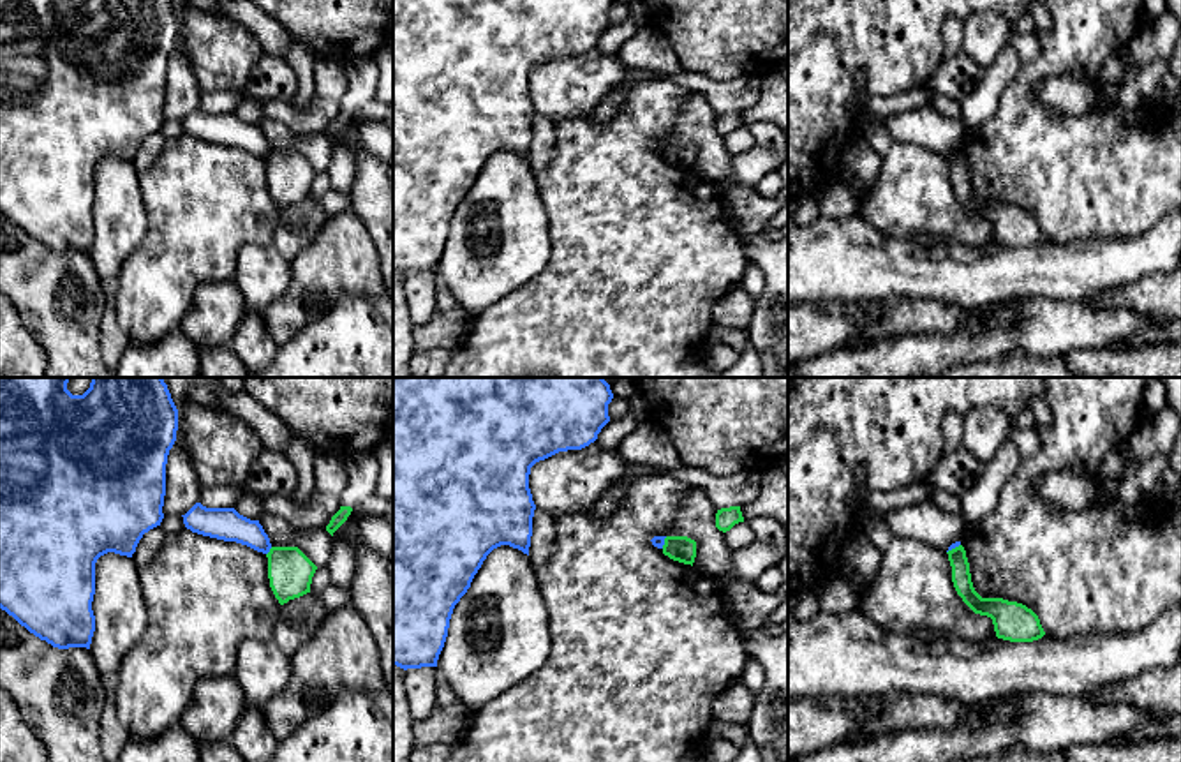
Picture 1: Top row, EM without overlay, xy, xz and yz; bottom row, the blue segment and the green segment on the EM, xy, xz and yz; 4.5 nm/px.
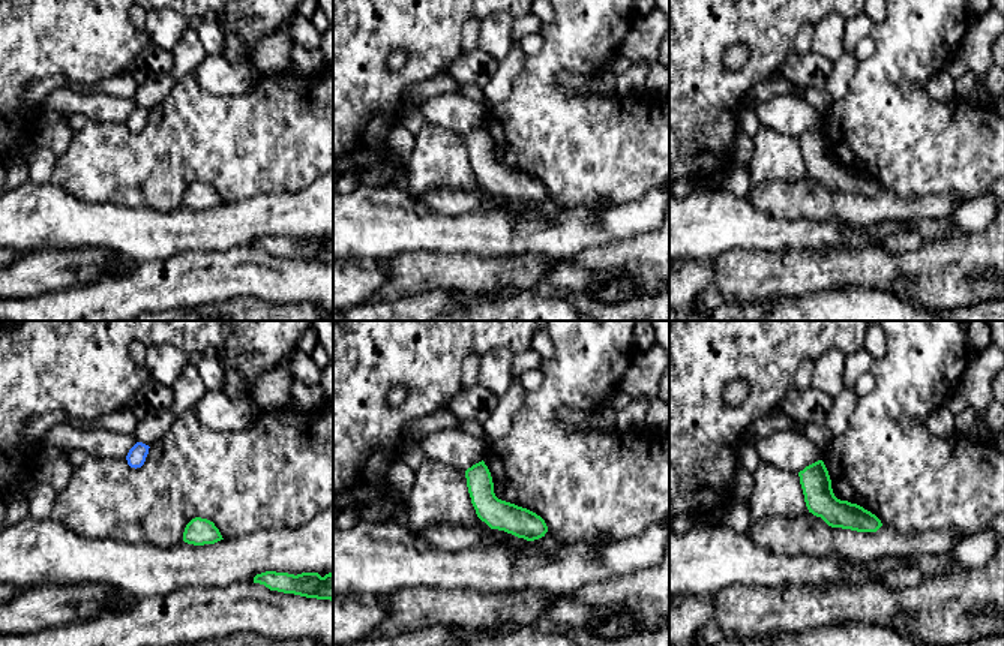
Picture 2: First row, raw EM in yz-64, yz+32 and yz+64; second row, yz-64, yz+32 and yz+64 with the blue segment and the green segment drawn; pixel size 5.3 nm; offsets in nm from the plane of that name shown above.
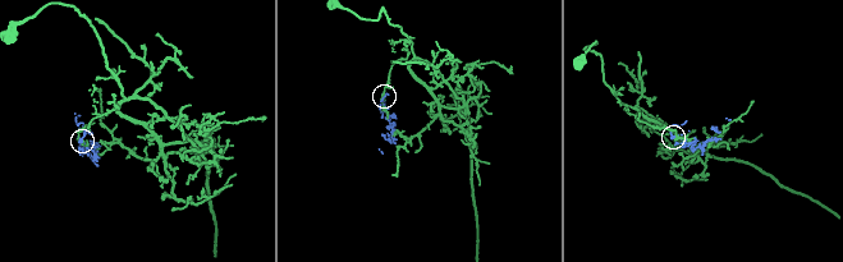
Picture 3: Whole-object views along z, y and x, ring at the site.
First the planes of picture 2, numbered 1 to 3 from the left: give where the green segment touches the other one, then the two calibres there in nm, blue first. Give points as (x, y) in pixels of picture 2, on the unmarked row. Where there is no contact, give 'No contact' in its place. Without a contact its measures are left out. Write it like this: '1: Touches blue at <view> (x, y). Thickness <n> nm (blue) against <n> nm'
1: No contact
2: No contact
3: No contact

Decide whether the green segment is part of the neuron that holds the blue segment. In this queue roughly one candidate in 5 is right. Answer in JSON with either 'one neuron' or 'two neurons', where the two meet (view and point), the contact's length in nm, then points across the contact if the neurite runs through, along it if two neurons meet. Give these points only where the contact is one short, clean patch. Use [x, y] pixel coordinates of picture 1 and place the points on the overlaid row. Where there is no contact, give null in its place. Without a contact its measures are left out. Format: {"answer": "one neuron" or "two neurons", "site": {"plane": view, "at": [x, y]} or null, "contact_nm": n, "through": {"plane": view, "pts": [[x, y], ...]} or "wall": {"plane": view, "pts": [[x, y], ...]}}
{"answer": "two neurons", "site": {"plane": "xy", "at": [268, 551]}, "contact_nm": 50, "wall": {"plane": "xy", "pts": [[272, 547], [267, 554]]}}

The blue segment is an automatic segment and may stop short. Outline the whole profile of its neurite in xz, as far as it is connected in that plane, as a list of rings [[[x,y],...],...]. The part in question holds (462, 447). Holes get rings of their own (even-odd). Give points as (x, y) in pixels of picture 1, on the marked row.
[[[393,377],[393,665],[437,667],[455,605],[471,587],[487,556],[509,545],[529,556],[536,504],[529,489],[531,467],[559,452],[582,450],[598,439],[610,422],[613,393],[603,377]]]

